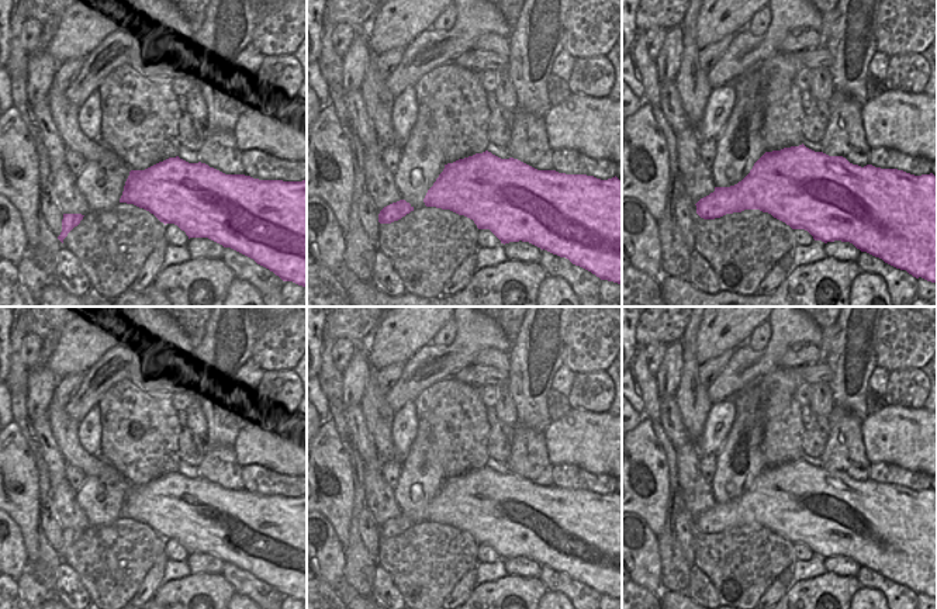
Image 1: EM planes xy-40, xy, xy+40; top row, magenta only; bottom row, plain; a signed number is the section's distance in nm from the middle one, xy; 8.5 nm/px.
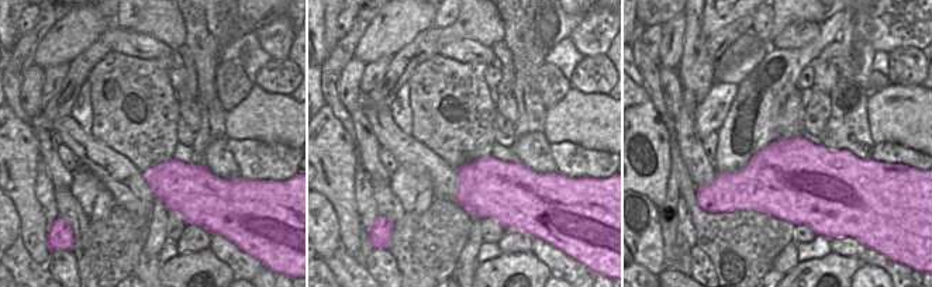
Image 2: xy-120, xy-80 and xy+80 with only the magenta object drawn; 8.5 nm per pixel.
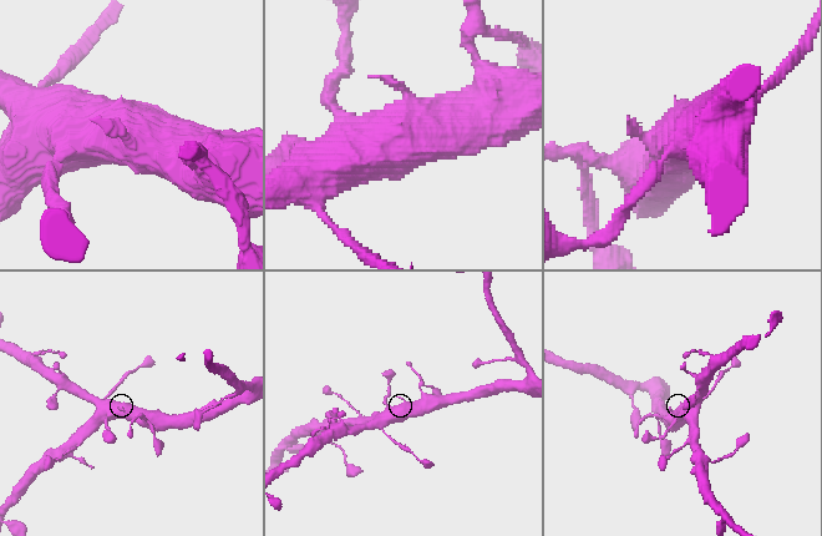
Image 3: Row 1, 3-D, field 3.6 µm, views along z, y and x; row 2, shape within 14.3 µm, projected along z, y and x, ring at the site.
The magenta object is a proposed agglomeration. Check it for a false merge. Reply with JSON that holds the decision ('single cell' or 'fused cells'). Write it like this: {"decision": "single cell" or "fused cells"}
{"decision": "single cell"}

